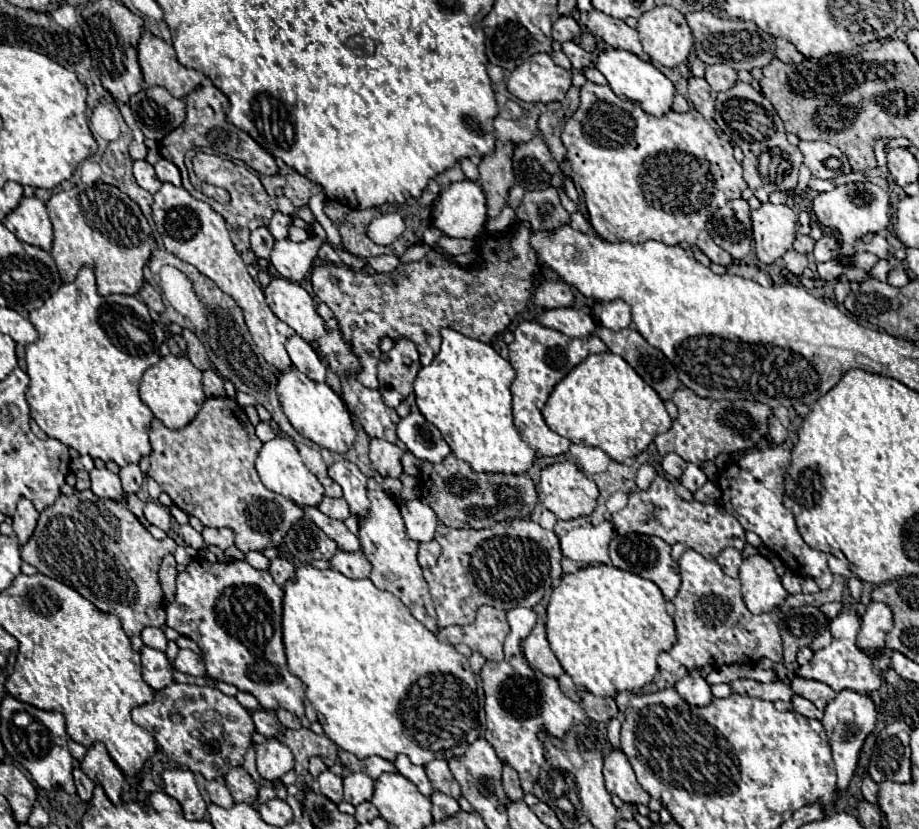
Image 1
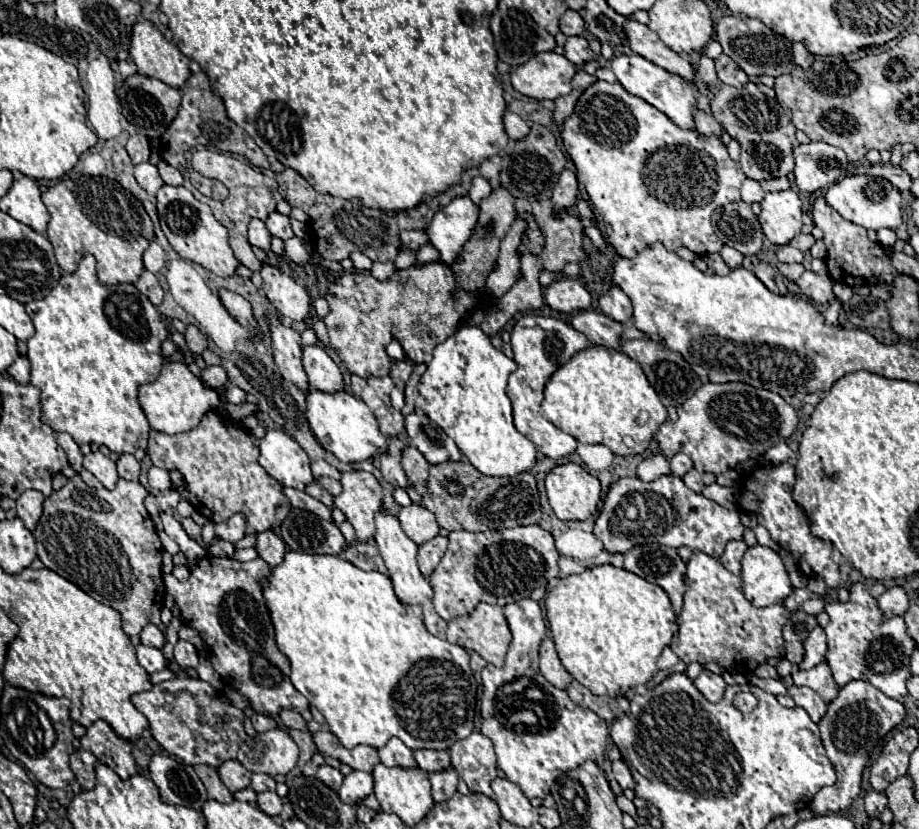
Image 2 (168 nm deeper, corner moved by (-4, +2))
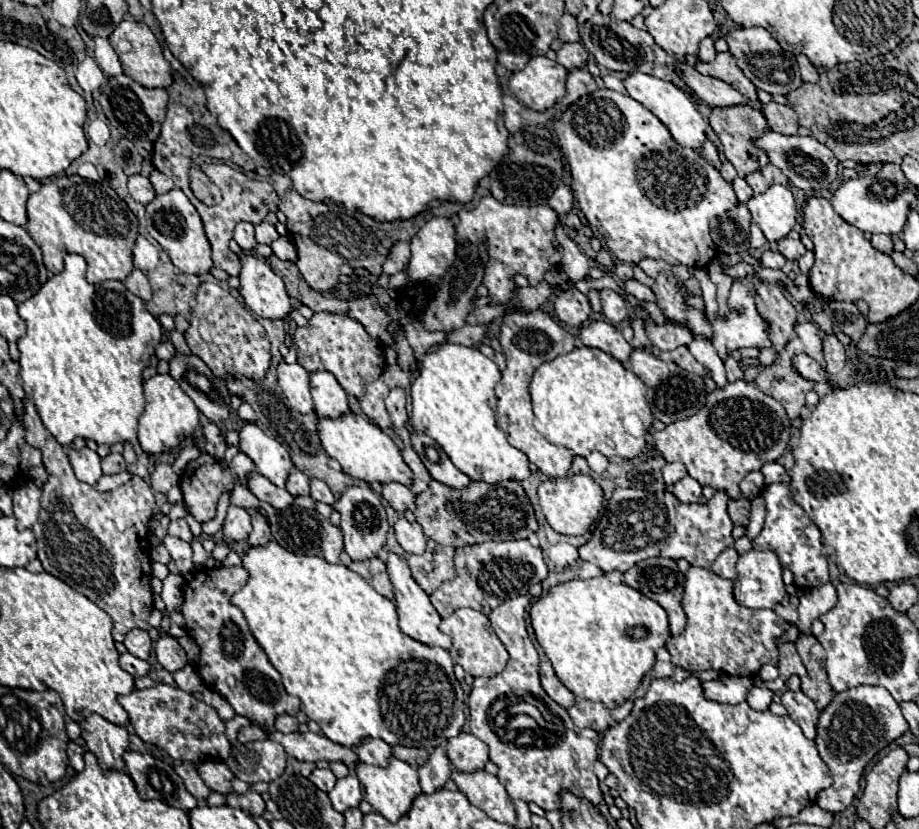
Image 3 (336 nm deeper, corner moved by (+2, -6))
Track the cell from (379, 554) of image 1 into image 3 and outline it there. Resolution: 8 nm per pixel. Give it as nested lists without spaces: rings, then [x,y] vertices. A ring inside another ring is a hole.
[[[388,554],[388,560],[386,560],[386,566],[388,566],[388,574],[390,574],[390,580],[396,588],[396,608],[398,608],[398,618],[400,618],[400,630],[422,642],[422,644],[428,644],[428,646],[440,646],[444,650],[450,650],[452,646],[452,640],[440,632],[440,616],[436,612],[436,608],[432,606],[430,602],[430,596],[416,584],[416,580],[412,578],[410,574],[410,568],[406,564],[406,560],[402,560],[400,556],[396,554]]]

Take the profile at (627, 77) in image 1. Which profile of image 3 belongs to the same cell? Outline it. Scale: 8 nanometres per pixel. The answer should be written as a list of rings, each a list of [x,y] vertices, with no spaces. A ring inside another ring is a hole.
[[[644,72],[628,74],[624,80],[624,86],[628,90],[628,96],[632,96],[636,102],[640,102],[644,108],[648,108],[672,134],[672,138],[686,148],[692,148],[696,152],[702,152],[702,144],[706,140],[706,122],[696,110],[696,104],[688,94],[684,94],[680,88],[676,88],[672,82],[664,82],[656,76],[648,76]]]

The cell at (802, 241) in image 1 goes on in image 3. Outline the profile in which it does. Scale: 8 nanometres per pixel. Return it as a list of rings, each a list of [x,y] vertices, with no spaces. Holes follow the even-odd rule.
[[[782,238],[782,240],[778,242],[778,250],[780,250],[788,260],[798,260],[798,258],[806,252],[806,248],[804,248],[804,244],[802,244],[800,240],[790,240],[790,238]]]

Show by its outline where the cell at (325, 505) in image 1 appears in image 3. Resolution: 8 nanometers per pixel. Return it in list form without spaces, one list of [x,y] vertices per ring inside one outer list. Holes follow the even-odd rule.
[[[292,470],[288,474],[288,480],[286,480],[286,490],[292,494],[292,496],[300,496],[300,494],[310,494],[310,488],[308,488],[308,482],[310,478],[300,472],[300,470]]]

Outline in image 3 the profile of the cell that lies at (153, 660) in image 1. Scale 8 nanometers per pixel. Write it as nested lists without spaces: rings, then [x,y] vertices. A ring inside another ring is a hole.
[[[120,654],[120,666],[128,672],[128,674],[132,674],[134,678],[136,676],[146,676],[148,674],[148,670],[150,670],[150,664],[146,662],[146,660],[140,660],[140,658],[136,658],[136,656],[132,656],[132,654]]]

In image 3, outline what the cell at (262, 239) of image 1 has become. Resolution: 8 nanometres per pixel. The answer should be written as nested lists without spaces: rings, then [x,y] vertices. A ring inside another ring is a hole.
[[[238,222],[236,228],[234,228],[234,240],[238,242],[238,246],[248,252],[248,250],[254,250],[254,246],[258,244],[254,240],[254,226],[250,222]]]

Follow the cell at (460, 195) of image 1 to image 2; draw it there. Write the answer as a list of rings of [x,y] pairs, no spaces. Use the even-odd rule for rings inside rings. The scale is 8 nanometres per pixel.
[[[456,196],[450,204],[434,214],[434,220],[426,232],[430,236],[430,244],[440,252],[442,262],[454,262],[456,254],[474,232],[476,222],[478,206],[470,200],[470,196]]]

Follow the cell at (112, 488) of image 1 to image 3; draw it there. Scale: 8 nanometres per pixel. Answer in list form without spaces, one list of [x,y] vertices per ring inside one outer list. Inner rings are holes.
[[[84,446],[80,450],[68,448],[68,458],[72,462],[72,468],[74,468],[74,474],[78,480],[82,480],[86,484],[94,484],[102,476],[100,456],[94,450],[90,450],[88,446]]]

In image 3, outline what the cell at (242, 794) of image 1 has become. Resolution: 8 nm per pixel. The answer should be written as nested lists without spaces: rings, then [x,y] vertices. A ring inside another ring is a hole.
[[[204,760],[204,762],[196,764],[196,770],[198,770],[200,778],[204,780],[204,784],[210,790],[220,792],[220,794],[228,794],[232,790],[234,774],[230,772],[230,768],[224,762],[220,762],[220,760]]]

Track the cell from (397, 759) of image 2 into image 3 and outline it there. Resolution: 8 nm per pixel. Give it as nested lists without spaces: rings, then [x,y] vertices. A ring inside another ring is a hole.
[[[362,738],[360,744],[356,746],[356,754],[360,762],[374,764],[374,766],[388,766],[388,758],[392,756],[392,750],[384,740]]]

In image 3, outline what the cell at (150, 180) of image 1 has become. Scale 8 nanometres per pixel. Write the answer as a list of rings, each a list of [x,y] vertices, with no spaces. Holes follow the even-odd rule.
[[[134,174],[134,176],[128,178],[128,190],[130,190],[130,196],[132,196],[136,202],[144,204],[144,206],[150,204],[150,202],[154,200],[154,196],[156,196],[150,180],[144,178],[142,174]]]

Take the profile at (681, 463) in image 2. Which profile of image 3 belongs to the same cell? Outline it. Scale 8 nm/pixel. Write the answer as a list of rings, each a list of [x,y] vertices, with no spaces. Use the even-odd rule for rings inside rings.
[[[672,462],[672,464],[666,464],[662,472],[664,472],[664,482],[666,482],[668,486],[676,484],[680,478],[684,478],[684,476],[688,474],[682,462]]]

